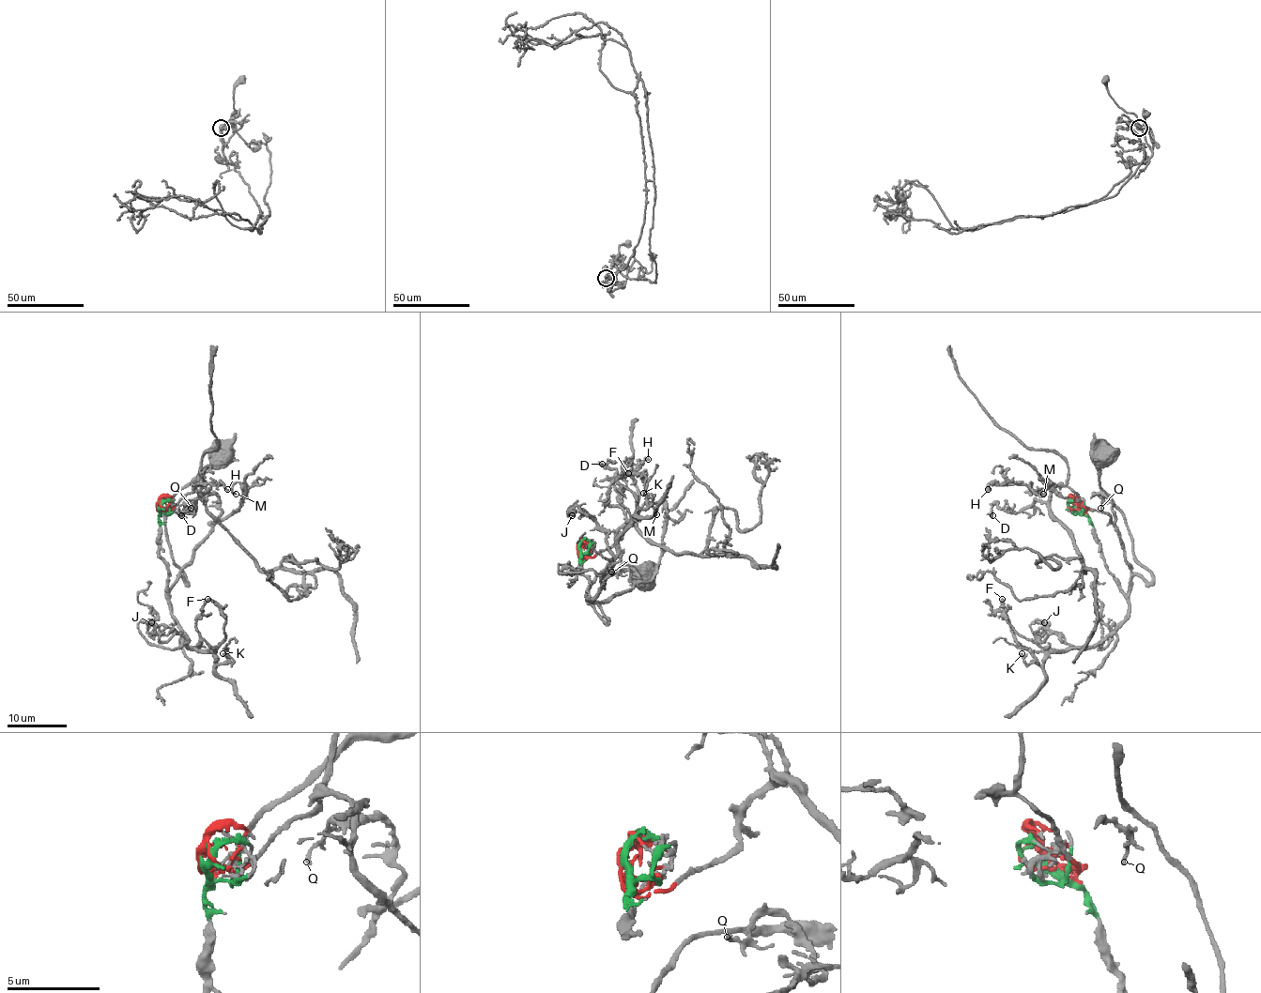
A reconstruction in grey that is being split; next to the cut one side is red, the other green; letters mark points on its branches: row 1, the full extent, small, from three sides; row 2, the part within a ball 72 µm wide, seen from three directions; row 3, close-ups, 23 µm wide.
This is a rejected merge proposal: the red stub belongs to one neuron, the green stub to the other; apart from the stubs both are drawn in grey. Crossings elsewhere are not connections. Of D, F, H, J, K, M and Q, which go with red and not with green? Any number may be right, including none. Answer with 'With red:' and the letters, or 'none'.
With red: D, H

